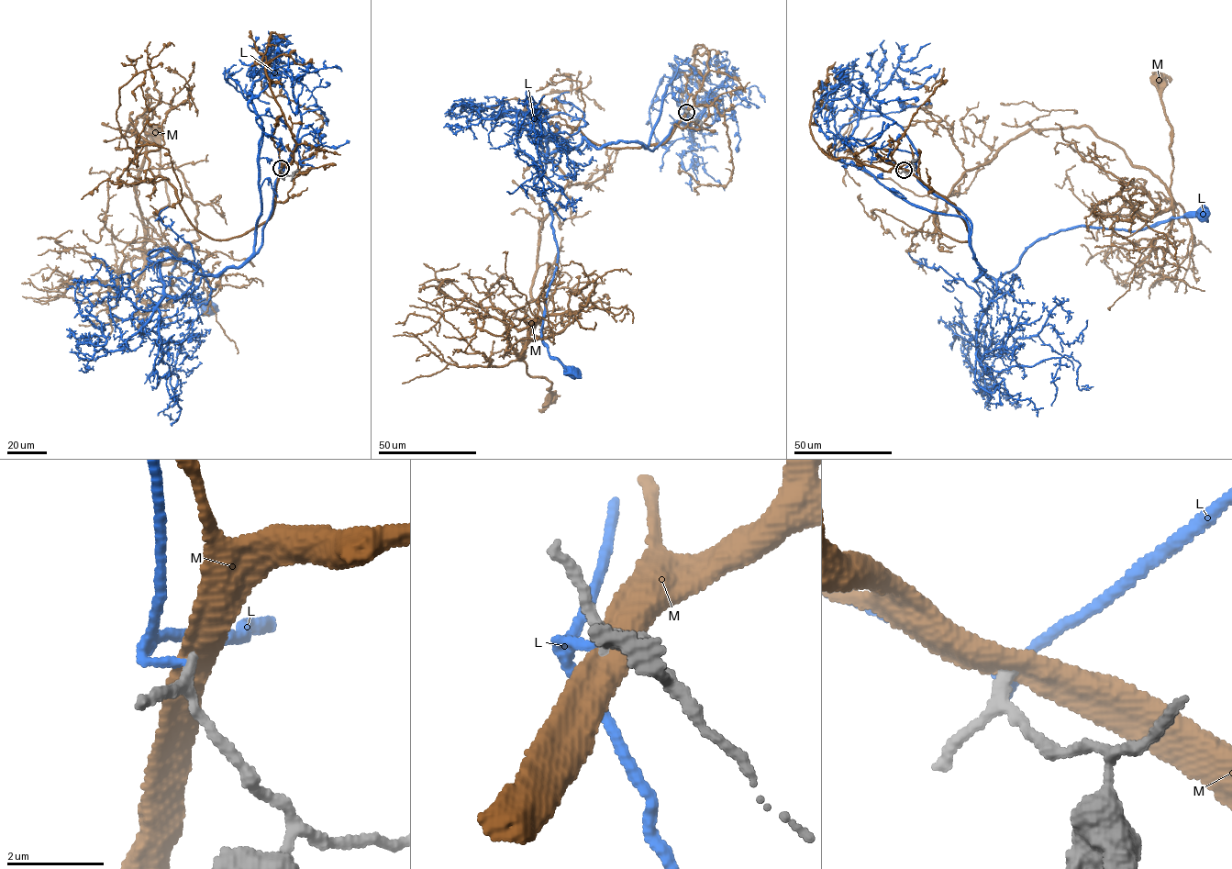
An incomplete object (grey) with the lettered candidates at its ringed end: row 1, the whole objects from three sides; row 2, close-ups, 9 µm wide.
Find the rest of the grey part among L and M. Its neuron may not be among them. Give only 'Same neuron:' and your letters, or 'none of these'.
Same neuron: L

